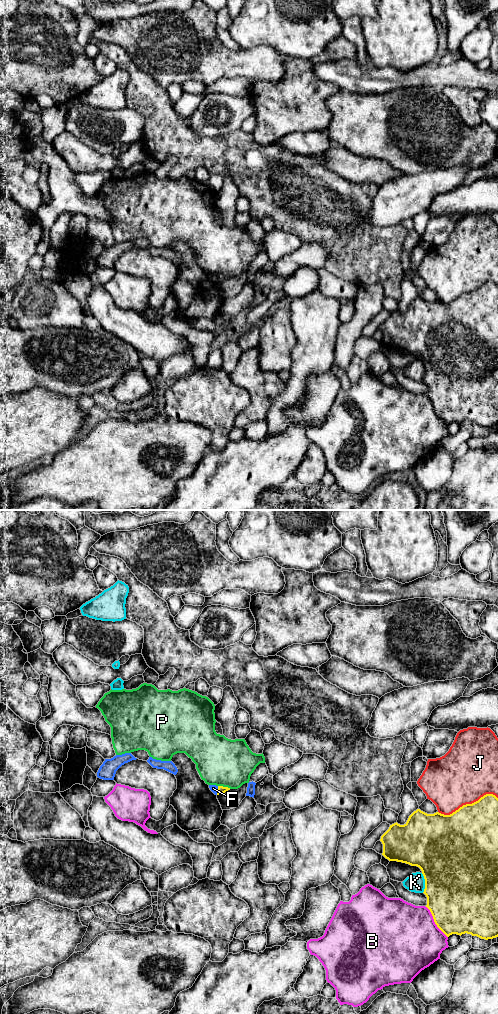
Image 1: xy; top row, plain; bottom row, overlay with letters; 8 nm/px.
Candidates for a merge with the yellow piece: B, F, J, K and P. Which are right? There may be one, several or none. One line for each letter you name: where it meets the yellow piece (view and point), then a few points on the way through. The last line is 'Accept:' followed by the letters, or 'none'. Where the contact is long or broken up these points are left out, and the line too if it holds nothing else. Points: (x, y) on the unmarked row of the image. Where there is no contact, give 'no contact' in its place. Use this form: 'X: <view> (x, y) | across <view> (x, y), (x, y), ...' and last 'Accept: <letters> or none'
Accept: none

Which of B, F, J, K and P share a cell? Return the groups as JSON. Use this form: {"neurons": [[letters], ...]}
{"neurons": [["B"], ["F"], ["J"], ["K"], ["P"]]}

